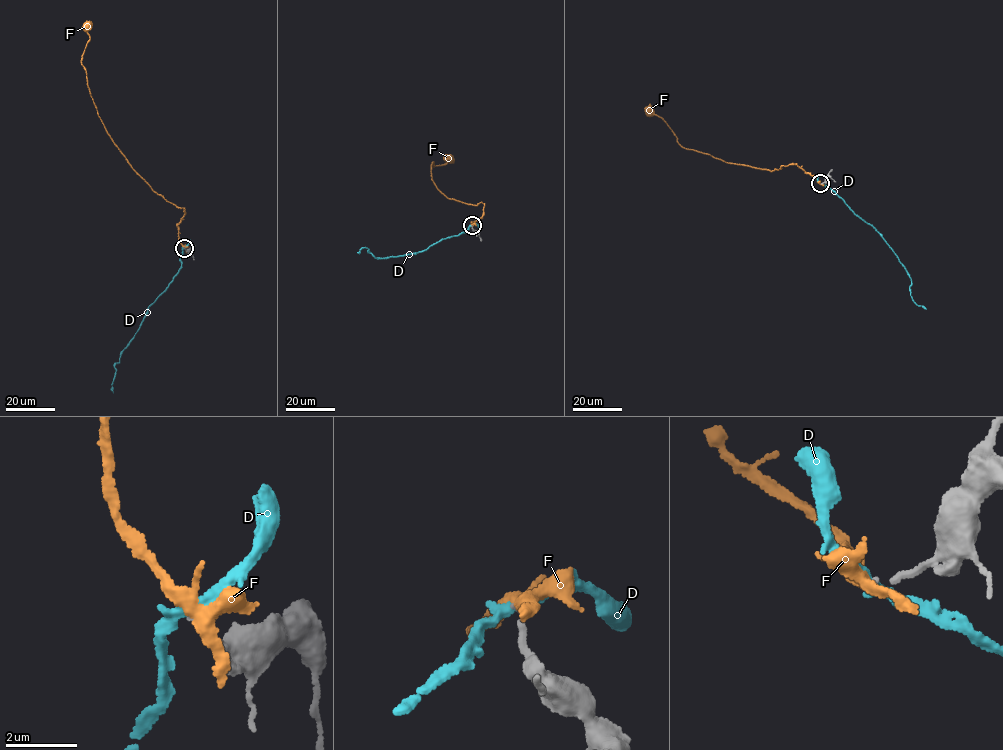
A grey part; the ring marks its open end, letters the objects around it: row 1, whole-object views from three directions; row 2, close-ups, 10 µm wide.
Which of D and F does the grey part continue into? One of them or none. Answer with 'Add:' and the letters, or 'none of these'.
Add: none of these

